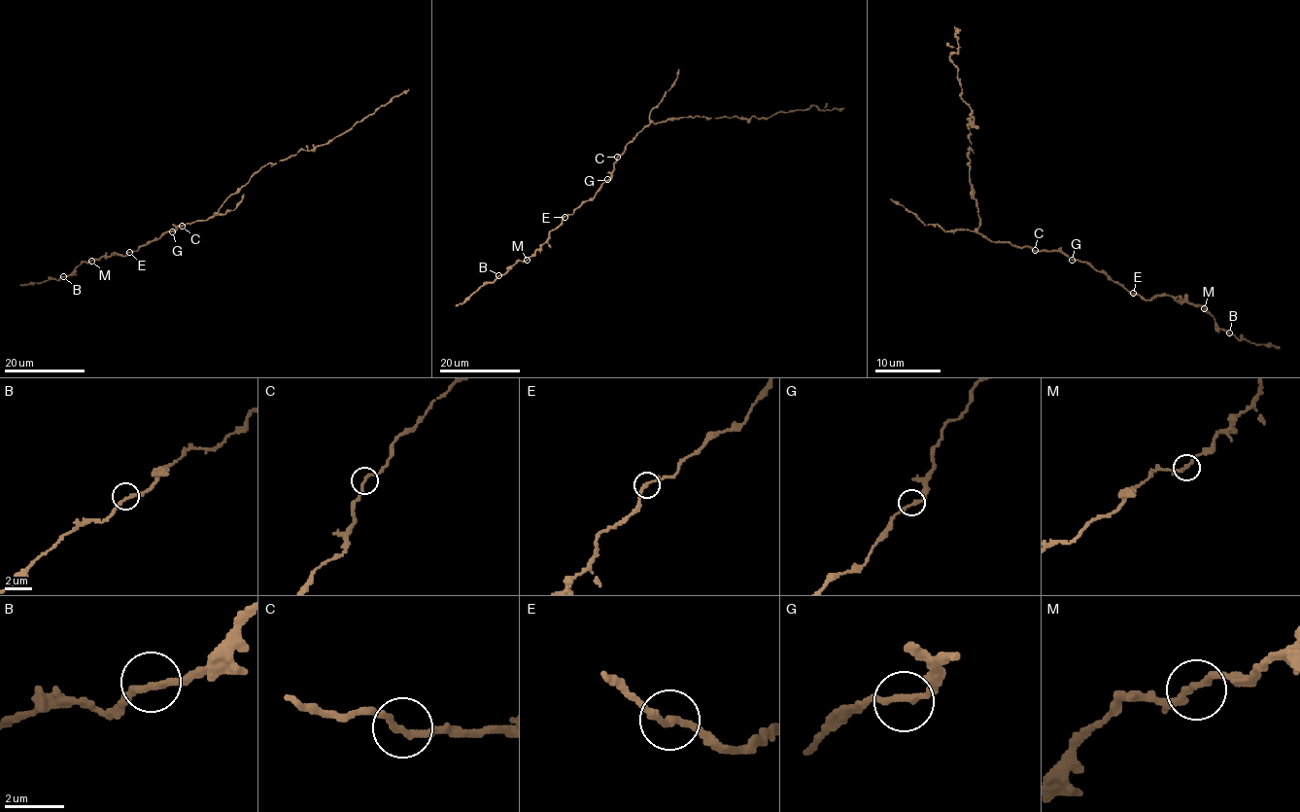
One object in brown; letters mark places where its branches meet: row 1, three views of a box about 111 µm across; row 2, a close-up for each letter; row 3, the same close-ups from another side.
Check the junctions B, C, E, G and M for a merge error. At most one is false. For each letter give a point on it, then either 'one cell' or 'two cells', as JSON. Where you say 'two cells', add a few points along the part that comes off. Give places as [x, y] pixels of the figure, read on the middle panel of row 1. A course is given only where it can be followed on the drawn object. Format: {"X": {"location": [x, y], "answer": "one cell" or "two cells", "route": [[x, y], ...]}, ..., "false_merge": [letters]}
{"B": {"location": [498, 275], "answer": "one cell"}, "C": {"location": [617, 157], "answer": "one cell"}, "E": {"location": [564, 217], "answer": "one cell"}, "G": {"location": [607, 179], "answer": "one cell"}, "M": {"location": [527, 260], "answer": "one cell"}, "false_merge": []}

